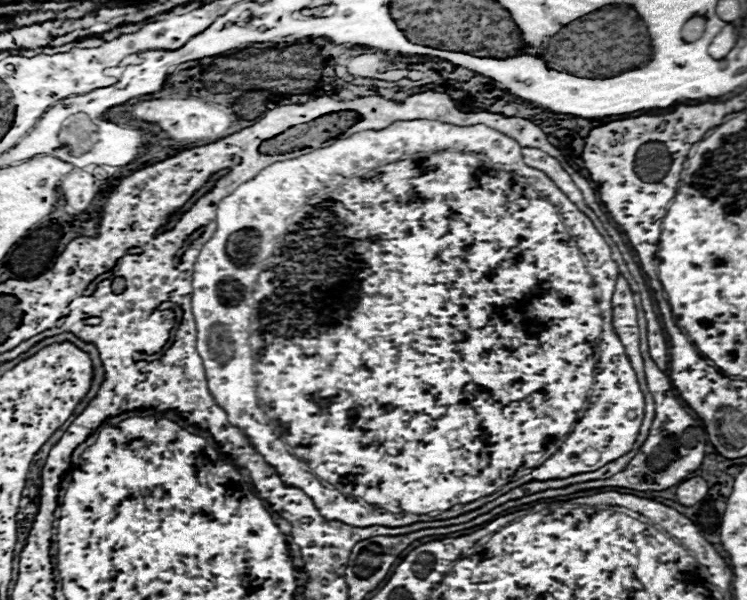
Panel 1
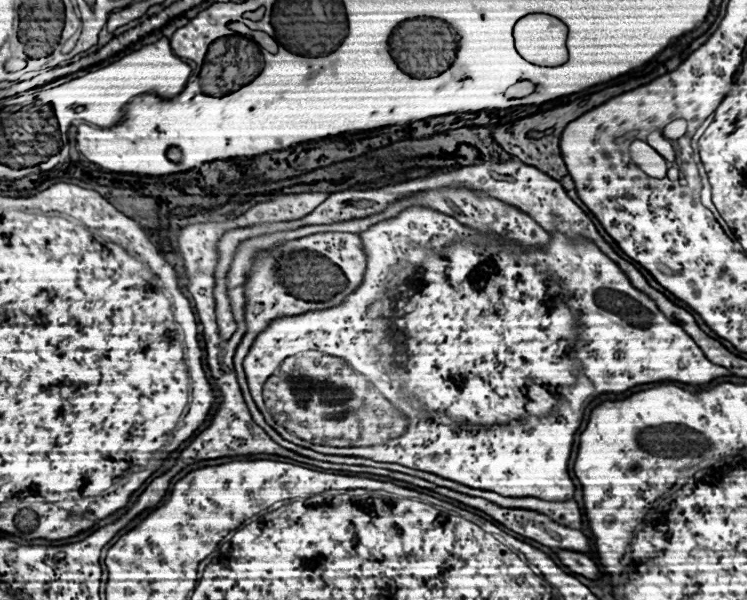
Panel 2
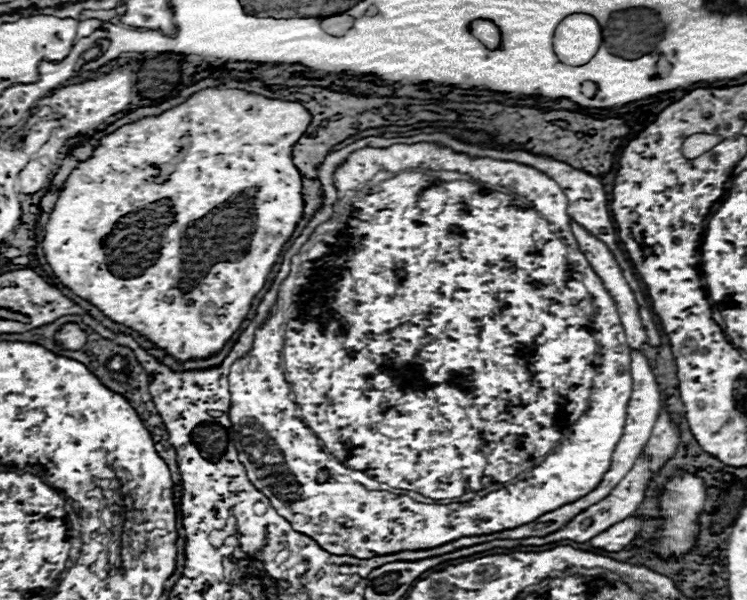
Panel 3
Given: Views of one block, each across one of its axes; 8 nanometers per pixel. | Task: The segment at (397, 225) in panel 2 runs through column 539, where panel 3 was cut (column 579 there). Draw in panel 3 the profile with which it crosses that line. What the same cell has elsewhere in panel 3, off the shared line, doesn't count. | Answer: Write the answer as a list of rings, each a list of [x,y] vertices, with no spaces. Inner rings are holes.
[[[392,144],[392,146],[388,146],[388,148],[370,148],[370,146],[368,146],[368,148],[362,148],[362,150],[354,150],[354,152],[350,152],[350,154],[348,154],[348,158],[346,158],[346,162],[344,162],[344,164],[340,164],[340,166],[338,166],[338,168],[336,168],[336,172],[334,172],[334,186],[336,186],[336,190],[338,190],[338,198],[342,198],[342,196],[344,196],[344,192],[346,192],[346,190],[352,190],[352,188],[358,188],[358,186],[360,186],[360,185],[361,185],[361,184],[363,184],[363,183],[365,183],[365,182],[368,182],[368,181],[369,181],[369,180],[370,180],[370,178],[372,178],[372,176],[374,176],[374,174],[378,174],[378,172],[382,172],[382,170],[388,170],[388,172],[400,172],[400,173],[398,173],[398,174],[396,174],[396,175],[395,175],[395,176],[394,176],[394,177],[392,177],[392,178],[390,178],[390,179],[388,179],[388,180],[386,180],[386,181],[384,181],[384,183],[385,183],[385,184],[384,184],[384,186],[382,186],[382,188],[380,188],[380,190],[378,190],[378,192],[374,192],[374,190],[366,190],[366,192],[356,192],[356,196],[354,196],[354,200],[342,200],[342,208],[338,208],[338,206],[336,206],[336,204],[334,204],[334,214],[332,214],[332,218],[330,218],[330,220],[326,220],[326,222],[322,222],[322,224],[320,224],[320,226],[318,226],[318,228],[316,228],[316,230],[314,230],[314,232],[312,232],[312,234],[310,234],[310,238],[308,238],[308,244],[318,244],[318,252],[322,252],[322,256],[318,256],[318,260],[298,260],[298,254],[294,254],[294,256],[292,256],[292,258],[291,258],[291,264],[290,264],[290,273],[289,273],[289,275],[288,275],[288,276],[287,276],[287,277],[286,277],[286,278],[285,278],[285,279],[284,279],[284,282],[282,282],[282,284],[280,284],[280,288],[278,288],[278,302],[276,302],[276,304],[274,304],[274,306],[272,306],[272,308],[270,308],[270,314],[268,314],[268,318],[266,318],[266,320],[265,320],[265,321],[264,321],[264,324],[262,324],[262,326],[260,326],[260,328],[258,328],[258,330],[256,330],[256,334],[254,334],[254,346],[252,346],[252,350],[250,350],[250,352],[248,352],[248,354],[246,354],[246,356],[244,356],[244,358],[238,358],[238,360],[236,360],[236,362],[234,362],[234,364],[232,364],[232,368],[230,368],[230,374],[228,374],[228,388],[230,388],[230,410],[228,410],[228,416],[230,416],[230,422],[232,422],[232,424],[238,424],[238,422],[246,422],[246,430],[244,430],[244,432],[242,432],[242,434],[240,434],[240,438],[238,438],[238,440],[236,440],[236,434],[234,434],[234,446],[236,446],[236,448],[238,448],[238,460],[240,460],[240,462],[242,462],[242,464],[244,464],[244,468],[246,468],[246,474],[248,474],[248,478],[250,478],[250,482],[252,482],[252,484],[254,484],[254,486],[256,486],[256,488],[258,488],[258,490],[260,490],[260,492],[262,492],[262,494],[266,494],[266,496],[268,496],[268,500],[270,500],[270,502],[272,502],[272,506],[274,506],[274,508],[276,508],[276,512],[278,512],[278,514],[280,514],[280,516],[282,516],[282,518],[286,518],[286,520],[288,520],[288,522],[290,522],[290,524],[292,524],[292,528],[294,528],[294,530],[296,530],[296,532],[302,532],[302,534],[306,534],[306,536],[310,536],[310,538],[312,538],[312,540],[316,540],[316,542],[318,542],[318,544],[320,544],[320,546],[322,546],[322,548],[324,548],[324,550],[328,550],[328,552],[332,552],[332,554],[346,554],[346,556],[358,556],[358,558],[362,558],[362,560],[364,560],[364,558],[372,558],[372,556],[380,556],[380,554],[390,554],[390,552],[398,552],[398,550],[422,550],[422,548],[434,548],[434,546],[442,546],[442,544],[446,544],[446,542],[450,542],[450,540],[458,540],[458,538],[460,538],[460,536],[480,536],[480,534],[492,534],[492,532],[500,532],[500,530],[506,530],[506,528],[516,528],[516,526],[522,526],[522,524],[528,524],[528,522],[530,522],[530,520],[536,520],[536,518],[538,518],[538,516],[542,516],[542,514],[546,514],[546,512],[552,512],[552,510],[554,510],[554,508],[558,508],[558,506],[562,506],[562,504],[568,504],[568,502],[574,502],[574,500],[578,500],[578,498],[582,498],[582,496],[586,496],[586,494],[588,494],[588,493],[589,493],[589,492],[592,492],[592,490],[594,490],[594,488],[596,488],[596,486],[598,486],[598,484],[600,484],[600,482],[602,482],[602,476],[604,476],[604,474],[606,474],[606,472],[608,472],[608,468],[610,468],[610,458],[612,458],[612,452],[614,452],[614,448],[616,448],[616,444],[618,444],[618,440],[620,440],[620,436],[622,436],[622,428],[624,428],[624,422],[626,422],[626,404],[628,404],[628,400],[630,400],[630,392],[632,392],[632,376],[630,376],[630,350],[632,350],[632,348],[630,348],[630,346],[628,346],[628,342],[626,342],[626,334],[624,334],[624,328],[622,328],[622,322],[620,322],[620,316],[618,316],[618,310],[616,310],[616,304],[614,304],[614,298],[612,298],[612,296],[610,296],[610,292],[608,292],[608,290],[606,290],[606,288],[604,288],[604,284],[602,284],[602,280],[600,280],[600,278],[598,278],[598,276],[596,276],[596,272],[594,272],[594,270],[592,270],[592,266],[590,266],[590,264],[588,264],[588,260],[586,260],[586,258],[584,258],[584,254],[582,254],[582,252],[580,252],[580,250],[578,250],[578,244],[576,244],[576,240],[574,240],[574,236],[572,236],[572,232],[570,232],[570,224],[568,224],[568,212],[566,212],[566,208],[568,208],[568,200],[566,200],[566,196],[564,196],[564,192],[562,192],[562,190],[560,190],[560,186],[558,186],[558,184],[556,184],[556,182],[554,182],[554,180],[552,180],[552,178],[548,178],[548,176],[546,176],[546,174],[544,174],[544,172],[540,172],[540,170],[536,170],[536,168],[532,168],[532,166],[526,166],[526,164],[520,164],[520,162],[512,162],[512,160],[494,160],[494,158],[470,158],[470,156],[466,156],[466,154],[458,154],[458,152],[454,152],[454,150],[452,150],[452,148],[446,148],[446,146],[430,146],[430,148],[422,148],[422,146],[420,146],[420,144],[412,144],[412,146],[408,146],[408,144]],[[406,168],[418,168],[418,170],[434,170],[434,171],[439,171],[439,170],[446,170],[446,171],[454,171],[454,172],[459,172],[459,173],[464,173],[464,174],[468,174],[468,175],[469,175],[469,176],[470,176],[470,177],[472,177],[472,178],[471,178],[471,179],[472,179],[472,180],[474,180],[474,181],[477,181],[477,182],[468,182],[468,180],[456,180],[456,182],[440,182],[440,184],[438,184],[438,186],[436,186],[436,180],[435,180],[435,178],[433,178],[433,177],[431,177],[431,176],[428,176],[428,175],[426,175],[426,174],[424,174],[424,173],[422,173],[422,172],[414,172],[414,171],[411,171],[411,170],[409,170],[409,171],[403,171],[403,172],[402,172],[402,170],[406,170]],[[478,183],[484,183],[484,184],[486,184],[486,183],[488,183],[488,184],[502,184],[502,186],[488,186],[488,188],[514,188],[514,192],[512,192],[512,194],[502,194],[502,192],[488,192],[488,194],[486,194],[486,192],[484,192],[484,190],[482,190],[482,184],[478,184]],[[472,184],[474,184],[474,186],[472,186]],[[514,194],[516,194],[516,196],[514,196]],[[502,196],[504,196],[504,198],[510,198],[510,202],[506,202],[506,204],[502,204]],[[512,202],[514,202],[514,204],[512,204]],[[508,206],[510,206],[510,216],[508,216],[508,210],[506,210],[506,208],[508,208]],[[548,238],[550,238],[550,242],[548,242]],[[510,244],[522,244],[522,246],[524,246],[524,248],[510,248]],[[498,248],[510,248],[510,272],[508,272],[508,254],[506,254],[506,256],[504,256],[504,254],[502,254],[502,258],[498,258],[498,260],[486,260],[486,252],[488,252],[488,256],[490,256],[490,252],[492,252],[492,250],[494,250],[494,252],[498,252]],[[580,266],[582,266],[582,268],[584,268],[584,270],[582,270],[582,268],[580,268]],[[582,272],[584,272],[584,274],[582,274]],[[532,276],[536,276],[536,280],[530,280],[530,278],[532,278]],[[288,284],[290,284],[290,286],[288,286]],[[578,332],[580,332],[580,334],[578,334]],[[282,338],[284,338],[284,346],[282,346]],[[578,340],[582,340],[582,344],[580,344],[580,342],[578,342]],[[278,348],[282,348],[282,350],[280,350],[280,356],[282,356],[282,360],[280,360],[280,356],[278,356]],[[282,374],[284,374],[284,376],[286,376],[286,380],[284,380],[284,376],[282,376]],[[286,382],[288,382],[288,384],[286,384]],[[290,388],[292,388],[292,392],[290,392]],[[412,392],[414,392],[414,394],[416,394],[416,396],[406,396],[406,394],[412,394]],[[292,398],[294,398],[294,400],[292,400]],[[296,404],[298,404],[298,406],[296,406]],[[446,406],[448,406],[448,408],[446,408]],[[584,408],[586,408],[586,412],[584,412]],[[580,414],[582,414],[582,416],[580,416]],[[298,416],[302,416],[302,420],[300,420],[300,418],[298,418]],[[302,422],[304,422],[304,424],[302,424]],[[308,428],[310,428],[310,430],[308,430]],[[312,432],[314,432],[314,434],[312,434]],[[316,436],[318,436],[318,438],[316,438]],[[320,440],[322,440],[322,442],[320,442]],[[322,448],[326,448],[326,452],[330,452],[330,458],[334,458],[334,460],[338,460],[338,462],[342,462],[342,464],[344,464],[344,466],[346,466],[346,468],[352,468],[352,470],[360,470],[360,472],[366,472],[366,474],[370,474],[370,476],[374,476],[374,478],[376,478],[376,480],[378,480],[378,482],[384,482],[384,484],[388,484],[388,486],[392,486],[392,488],[400,488],[400,490],[412,490],[412,492],[418,492],[418,494],[422,494],[422,496],[430,496],[430,498],[436,498],[436,500],[440,500],[440,498],[460,498],[460,496],[464,496],[464,494],[468,494],[468,492],[478,492],[478,490],[484,490],[484,488],[488,488],[488,486],[492,486],[492,484],[496,484],[496,482],[498,482],[498,484],[506,484],[506,482],[510,482],[510,480],[514,480],[514,478],[516,478],[516,476],[518,476],[518,474],[520,474],[520,475],[519,475],[519,476],[518,476],[518,477],[517,477],[517,482],[516,482],[516,484],[509,484],[509,483],[507,483],[507,484],[506,484],[506,485],[504,485],[504,486],[503,486],[503,487],[502,487],[502,488],[500,488],[500,490],[498,490],[498,492],[490,492],[490,494],[486,494],[486,496],[476,496],[476,498],[472,498],[472,500],[470,500],[470,502],[454,502],[454,504],[448,504],[448,506],[434,506],[434,504],[424,504],[424,503],[420,503],[420,502],[414,502],[414,500],[412,500],[412,498],[408,498],[408,496],[394,496],[394,494],[390,494],[390,492],[372,492],[372,490],[366,490],[366,488],[364,488],[364,486],[362,486],[362,484],[359,484],[359,483],[358,483],[358,482],[352,482],[352,480],[350,480],[350,477],[349,477],[349,476],[348,476],[348,475],[329,475],[329,478],[328,478],[328,480],[326,480],[326,482],[324,482],[324,483],[319,483],[319,482],[318,482],[318,480],[316,480],[316,474],[318,474],[318,472],[322,472],[322,468],[324,468],[324,462],[326,462],[326,460],[324,460],[324,458],[326,458],[326,456],[324,456],[324,450],[322,450]],[[552,450],[558,450],[558,452],[552,452]],[[546,452],[550,452],[550,456],[546,456],[546,460],[542,460],[542,458],[544,458],[544,454],[546,454]],[[530,456],[532,456],[532,458],[534,458],[534,462],[530,462]],[[526,460],[528,460],[528,462],[530,462],[530,464],[532,464],[532,466],[534,466],[534,464],[536,464],[536,460],[542,460],[542,464],[538,464],[538,465],[537,465],[537,466],[534,466],[534,467],[532,467],[532,468],[530,468],[530,469],[528,469],[528,470],[526,470]],[[524,470],[526,470],[526,471],[524,471]],[[310,480],[312,480],[312,481],[311,481],[311,482],[310,482]],[[306,482],[309,482],[309,483],[307,483],[307,484],[306,484]],[[298,484],[302,484],[302,488],[298,488]]]

